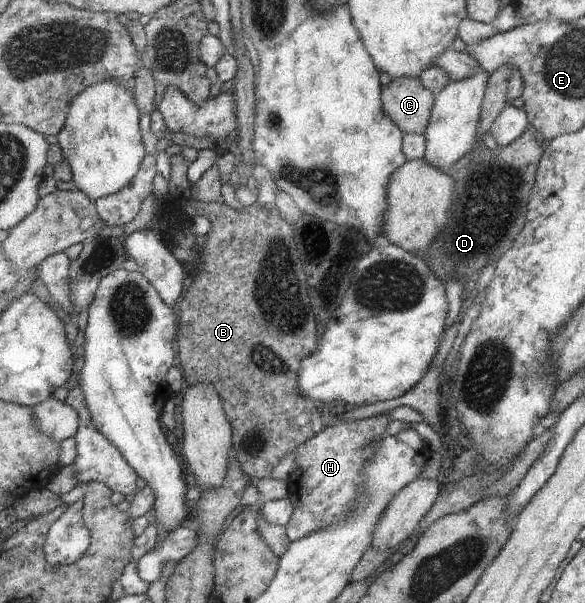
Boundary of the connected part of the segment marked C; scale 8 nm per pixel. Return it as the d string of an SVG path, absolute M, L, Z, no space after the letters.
M415 77L392 79L383 86L384 114L399 126L405 134L425 132L431 124L431 113L435 104L435 96L429 92L422 81Z

